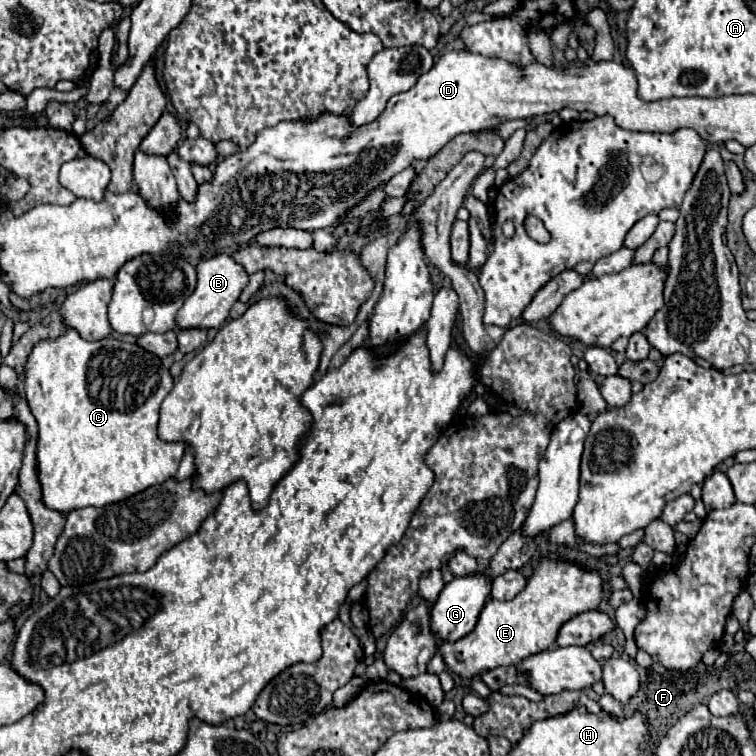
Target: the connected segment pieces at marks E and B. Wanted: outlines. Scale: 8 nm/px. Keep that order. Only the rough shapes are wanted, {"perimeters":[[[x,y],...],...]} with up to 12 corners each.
{"perimeters":[[[544,558],[510,602],[490,598],[476,628],[438,646],[476,678],[556,646],[596,610],[602,580]],[[226,254],[196,266],[176,330],[220,328],[248,284]]]}

